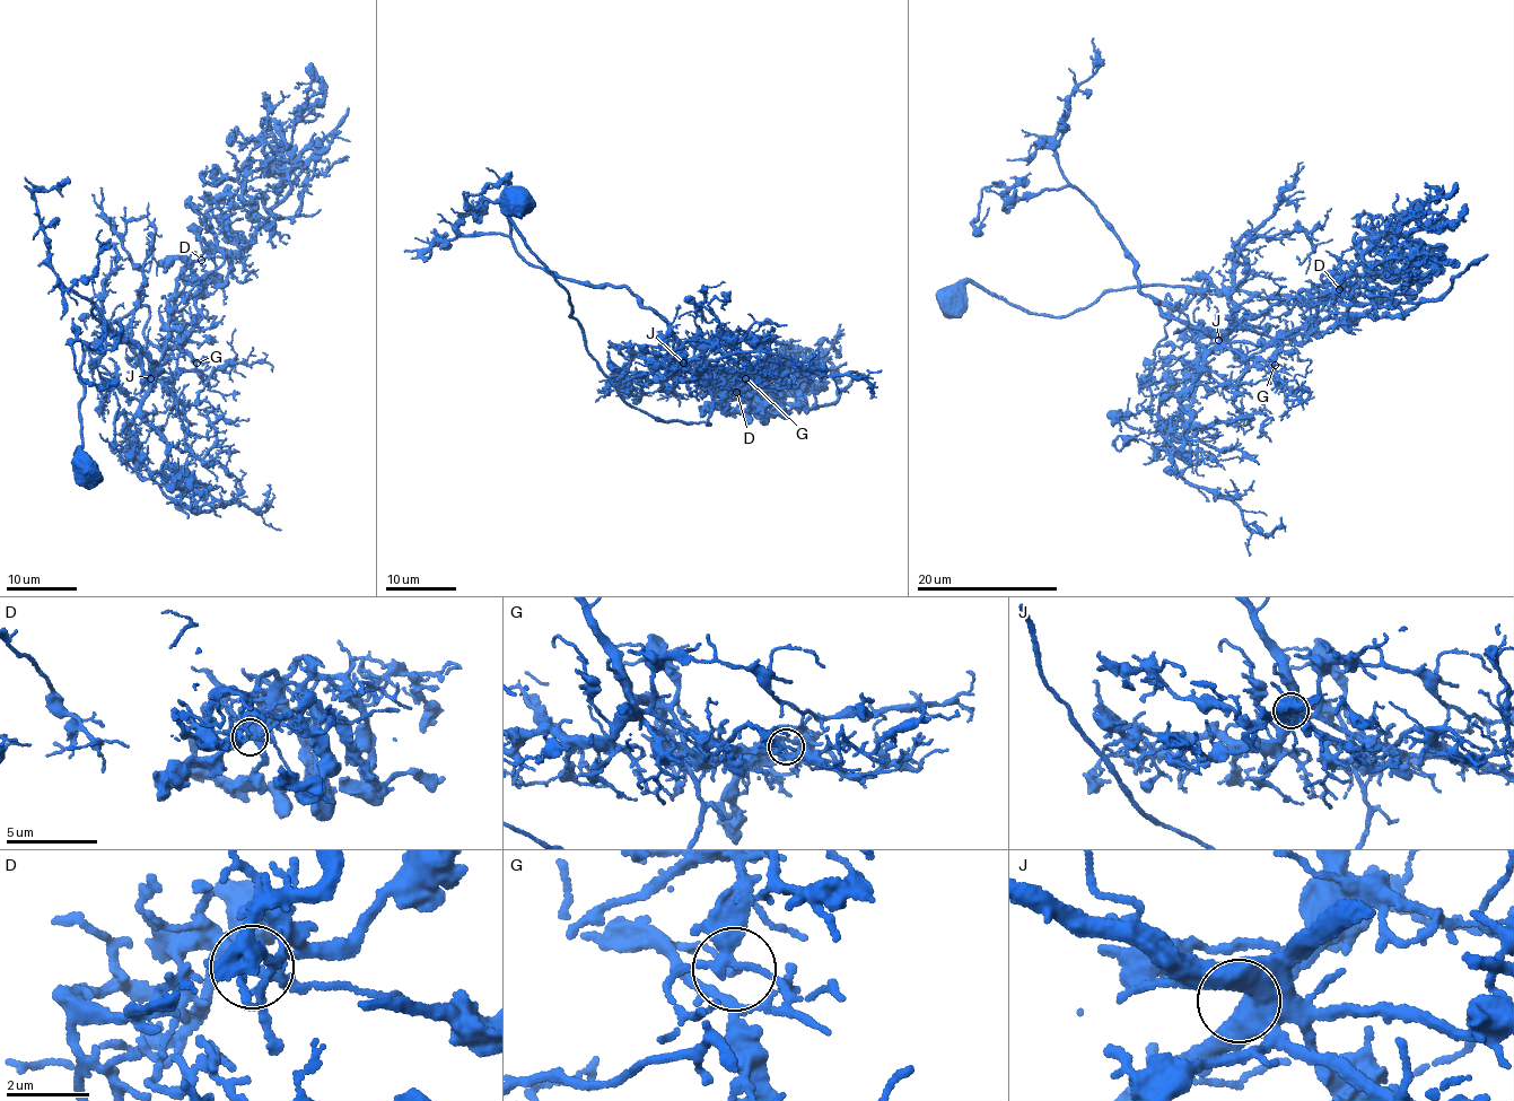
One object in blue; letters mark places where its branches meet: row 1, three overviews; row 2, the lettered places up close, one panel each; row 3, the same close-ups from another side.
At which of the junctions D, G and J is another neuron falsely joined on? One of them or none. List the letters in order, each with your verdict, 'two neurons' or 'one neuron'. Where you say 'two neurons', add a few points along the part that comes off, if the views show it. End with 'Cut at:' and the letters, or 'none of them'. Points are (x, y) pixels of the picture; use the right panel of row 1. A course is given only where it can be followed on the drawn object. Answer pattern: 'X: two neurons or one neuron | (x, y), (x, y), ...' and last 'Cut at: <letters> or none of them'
D: two neurons | (1339, 288), (1351, 314), (1409, 311), (1392, 293), (1434, 263), (1401, 224), (1452, 224), (1466, 203)
G: one neuron
J: one neuron
Cut at: D

